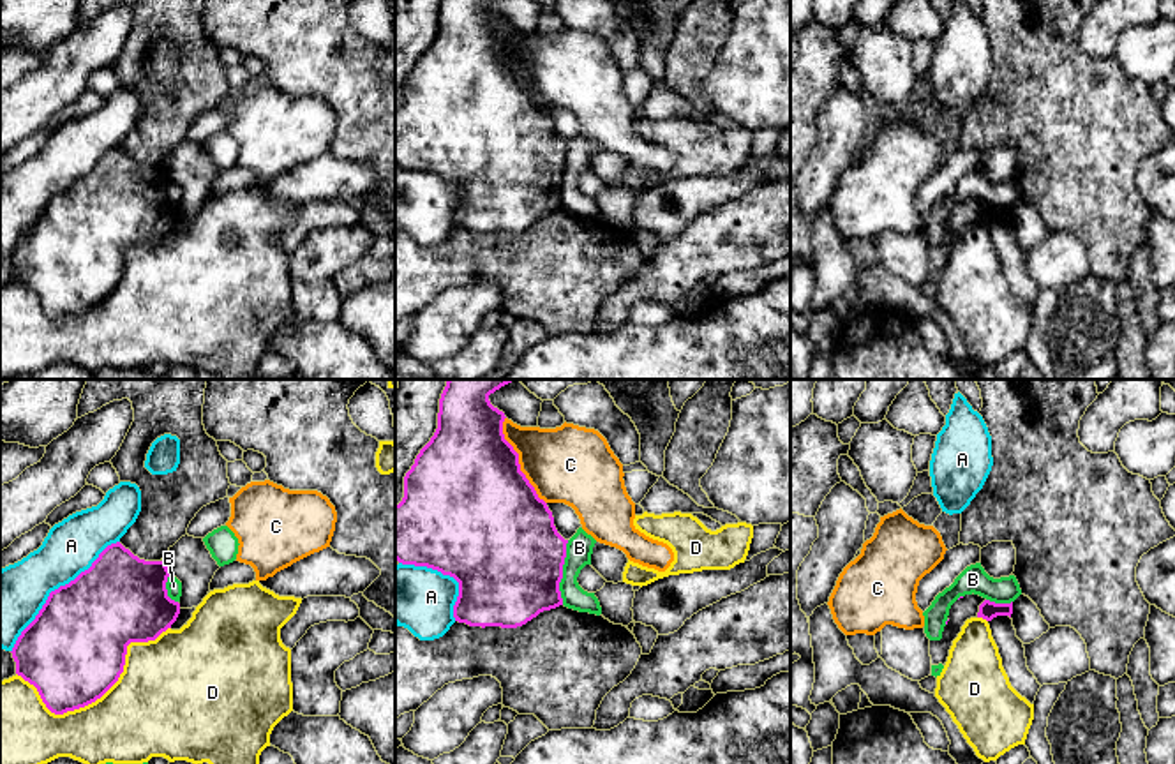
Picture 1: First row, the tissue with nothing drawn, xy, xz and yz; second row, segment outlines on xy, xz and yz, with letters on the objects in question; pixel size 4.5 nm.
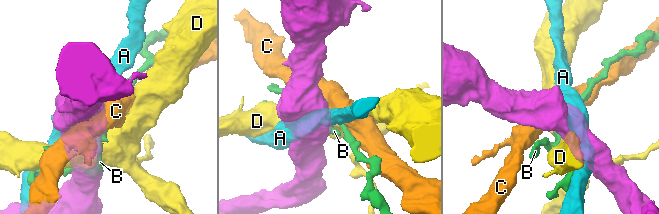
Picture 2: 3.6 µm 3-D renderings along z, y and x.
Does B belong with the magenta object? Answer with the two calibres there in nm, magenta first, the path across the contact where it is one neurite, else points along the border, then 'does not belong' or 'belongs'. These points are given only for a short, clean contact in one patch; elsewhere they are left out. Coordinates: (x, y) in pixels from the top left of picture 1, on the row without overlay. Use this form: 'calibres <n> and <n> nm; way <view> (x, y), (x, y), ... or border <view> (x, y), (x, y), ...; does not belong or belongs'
calibres 500 and 120 nm; does not belong

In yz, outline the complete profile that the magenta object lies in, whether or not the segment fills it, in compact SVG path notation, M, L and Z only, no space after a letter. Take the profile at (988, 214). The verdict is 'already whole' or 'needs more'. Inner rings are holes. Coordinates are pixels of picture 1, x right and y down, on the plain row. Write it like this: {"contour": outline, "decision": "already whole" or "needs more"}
{"contour": "M984 205L979 210L977 222L992 226L997 221L1009 221L1011 222L1011 219L1013 219L1013 206L1011 208L995 208L995 206Z", "decision": "already whole"}

